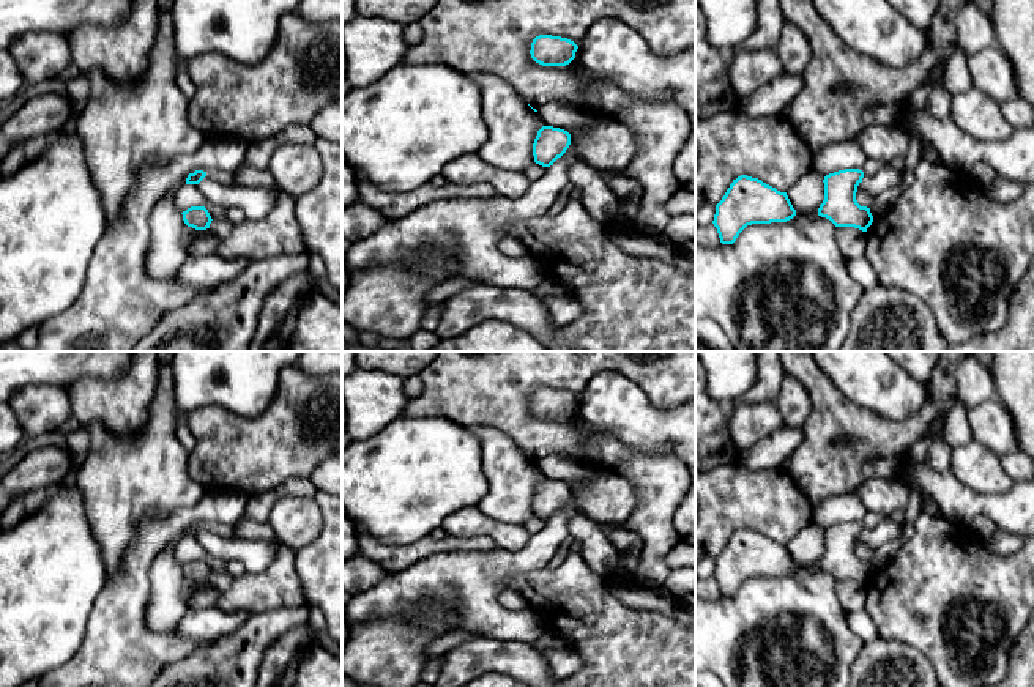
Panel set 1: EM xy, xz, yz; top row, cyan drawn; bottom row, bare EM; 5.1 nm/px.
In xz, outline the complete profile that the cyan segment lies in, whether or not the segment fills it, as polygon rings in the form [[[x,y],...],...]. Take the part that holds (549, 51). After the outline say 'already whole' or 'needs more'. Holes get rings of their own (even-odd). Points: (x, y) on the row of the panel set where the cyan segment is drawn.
[[[539,35],[531,43],[531,58],[542,66],[566,66],[575,58],[578,46],[561,36]]] | already whole

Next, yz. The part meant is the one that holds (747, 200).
[[[741,175],[716,205],[714,227],[722,244],[733,244],[752,224],[787,222],[796,216],[787,192],[758,178]]] | already whole

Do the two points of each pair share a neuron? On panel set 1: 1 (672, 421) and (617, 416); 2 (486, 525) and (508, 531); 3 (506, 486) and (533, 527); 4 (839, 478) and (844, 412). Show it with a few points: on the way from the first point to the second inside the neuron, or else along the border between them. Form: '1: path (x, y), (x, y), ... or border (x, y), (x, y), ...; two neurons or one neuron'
1: path (658, 421), (636, 421), (631, 418); one neuron
2: path (490, 528), (503, 531); one neuron
3: border (535, 516), (520, 523); two neurons
4: path (825, 462), (825, 430), (828, 427); one neuron

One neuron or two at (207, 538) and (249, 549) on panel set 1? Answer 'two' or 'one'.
one

